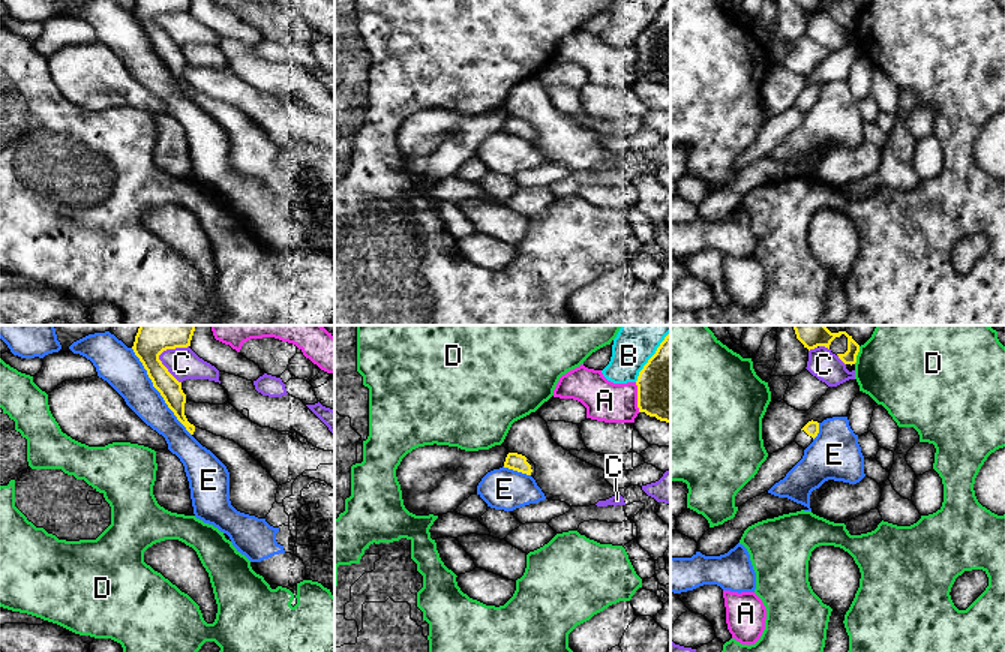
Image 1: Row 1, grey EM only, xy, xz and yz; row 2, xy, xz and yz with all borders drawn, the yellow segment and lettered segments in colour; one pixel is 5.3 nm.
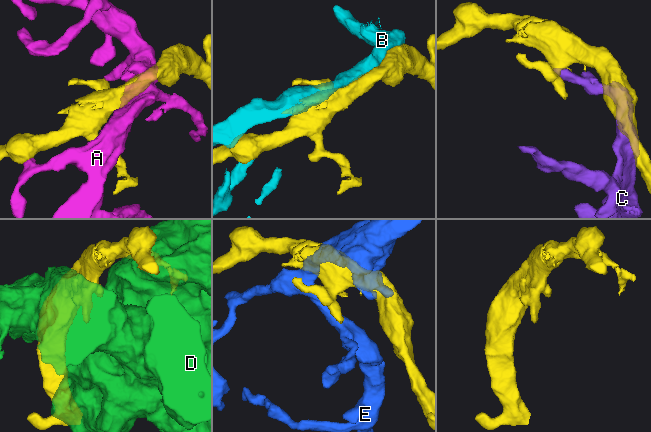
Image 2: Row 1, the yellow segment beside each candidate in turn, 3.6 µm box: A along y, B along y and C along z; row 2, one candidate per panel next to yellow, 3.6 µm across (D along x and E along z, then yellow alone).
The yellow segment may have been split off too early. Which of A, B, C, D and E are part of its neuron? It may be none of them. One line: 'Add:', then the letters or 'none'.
Add: none

